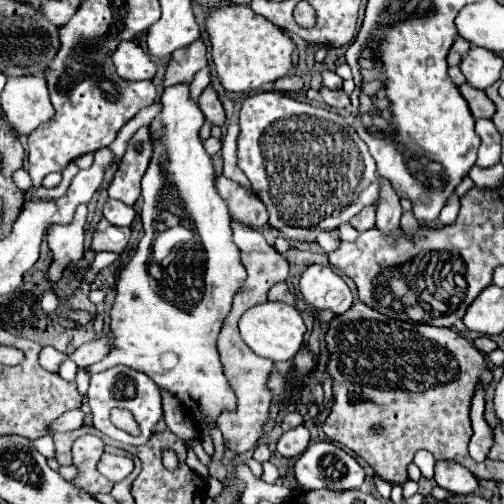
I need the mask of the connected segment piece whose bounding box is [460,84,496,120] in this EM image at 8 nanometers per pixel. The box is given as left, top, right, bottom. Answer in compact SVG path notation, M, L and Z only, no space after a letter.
M462 84L460 86L460 94L464 96L464 100L468 102L470 106L470 112L472 116L478 120L478 118L492 118L496 108L492 104L492 100L482 92L482 90L476 90L472 88L470 84Z

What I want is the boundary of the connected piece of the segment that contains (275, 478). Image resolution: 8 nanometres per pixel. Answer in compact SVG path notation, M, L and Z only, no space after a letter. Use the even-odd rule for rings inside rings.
M271 461L262 463L263 475L262 480L269 484L275 484L281 479L279 469Z

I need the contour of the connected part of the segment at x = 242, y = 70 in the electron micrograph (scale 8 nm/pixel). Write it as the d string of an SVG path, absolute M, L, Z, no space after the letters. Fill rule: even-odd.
M250 6L214 8L206 18L206 30L212 42L212 58L218 80L228 92L250 92L264 84L284 78L294 68L294 40L276 24L252 12Z

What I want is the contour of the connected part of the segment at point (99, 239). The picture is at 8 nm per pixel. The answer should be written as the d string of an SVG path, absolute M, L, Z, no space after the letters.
M102 220L96 226L96 232L92 236L92 250L112 250L112 252L122 252L130 240L130 228L118 228Z

